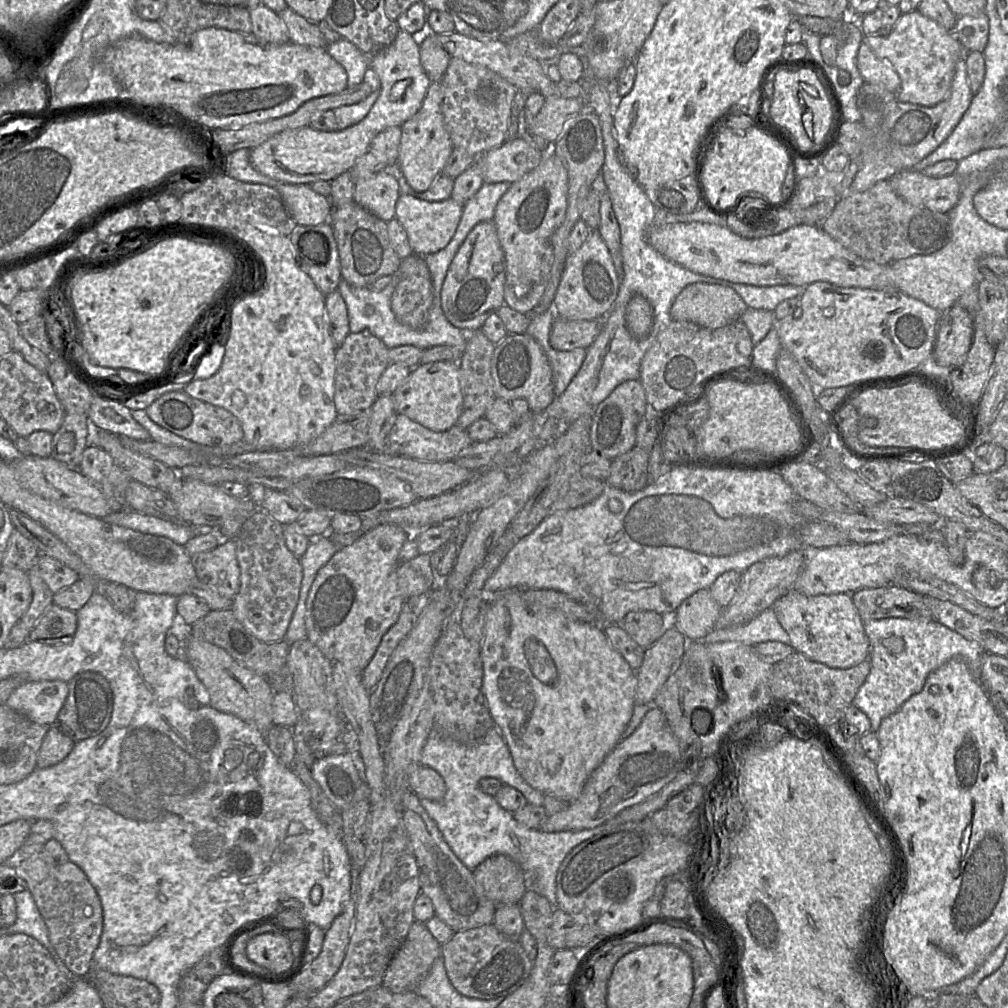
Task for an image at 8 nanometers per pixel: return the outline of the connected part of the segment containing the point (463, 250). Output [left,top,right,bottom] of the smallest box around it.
[441,220,505,331]

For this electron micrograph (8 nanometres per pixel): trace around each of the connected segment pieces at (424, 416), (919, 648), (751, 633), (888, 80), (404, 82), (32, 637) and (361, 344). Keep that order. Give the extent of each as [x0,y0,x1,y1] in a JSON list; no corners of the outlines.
[[390,361,463,431],[852,618,986,732],[700,607,791,645],[857,42,901,93],[251,30,431,184],[27,603,76,643],[334,332,391,415]]

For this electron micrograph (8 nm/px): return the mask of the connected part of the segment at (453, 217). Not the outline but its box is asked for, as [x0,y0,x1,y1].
[395,194,463,256]

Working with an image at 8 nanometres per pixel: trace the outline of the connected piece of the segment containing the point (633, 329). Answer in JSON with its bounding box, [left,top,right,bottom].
[625,296,653,340]

